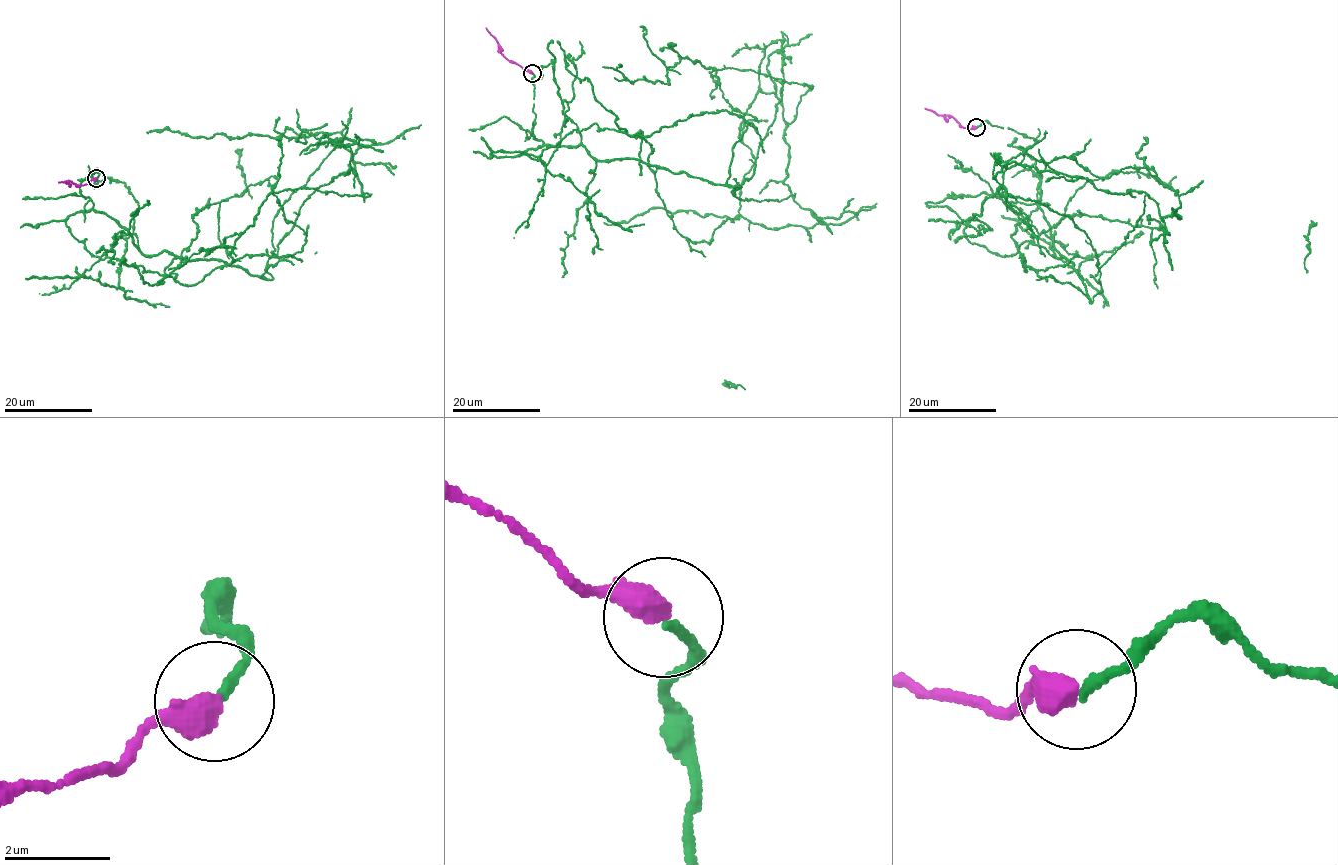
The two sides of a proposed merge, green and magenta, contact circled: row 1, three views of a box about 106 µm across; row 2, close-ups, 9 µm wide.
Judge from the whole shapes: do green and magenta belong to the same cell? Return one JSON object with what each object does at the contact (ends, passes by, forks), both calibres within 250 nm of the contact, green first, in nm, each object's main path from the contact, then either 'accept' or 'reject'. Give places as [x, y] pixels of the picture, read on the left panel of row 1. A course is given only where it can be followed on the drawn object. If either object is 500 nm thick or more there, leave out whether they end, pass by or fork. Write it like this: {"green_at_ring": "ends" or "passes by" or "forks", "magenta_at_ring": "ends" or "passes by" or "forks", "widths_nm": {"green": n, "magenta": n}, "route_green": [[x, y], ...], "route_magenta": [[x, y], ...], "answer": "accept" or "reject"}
{"widths_nm": {"green": 190, "magenta": 500}, "route_green": [[96, 178], [81, 194], [145, 255], [272, 279], [301, 205], [350, 167], [325, 133], [146, 132]], "route_magenta": [[97, 178], [77, 185], [70, 181], [67, 184], [58, 182]], "answer": "accept"}

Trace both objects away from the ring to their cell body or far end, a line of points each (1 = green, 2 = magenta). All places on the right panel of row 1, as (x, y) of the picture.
1: (977, 127), (1033, 139), (1043, 217), (1091, 303), (1088, 235), (993, 169), (1030, 154), (1159, 179), (1143, 137)
2: (976, 127), (964, 127), (952, 117), (937, 115), (925, 108)

